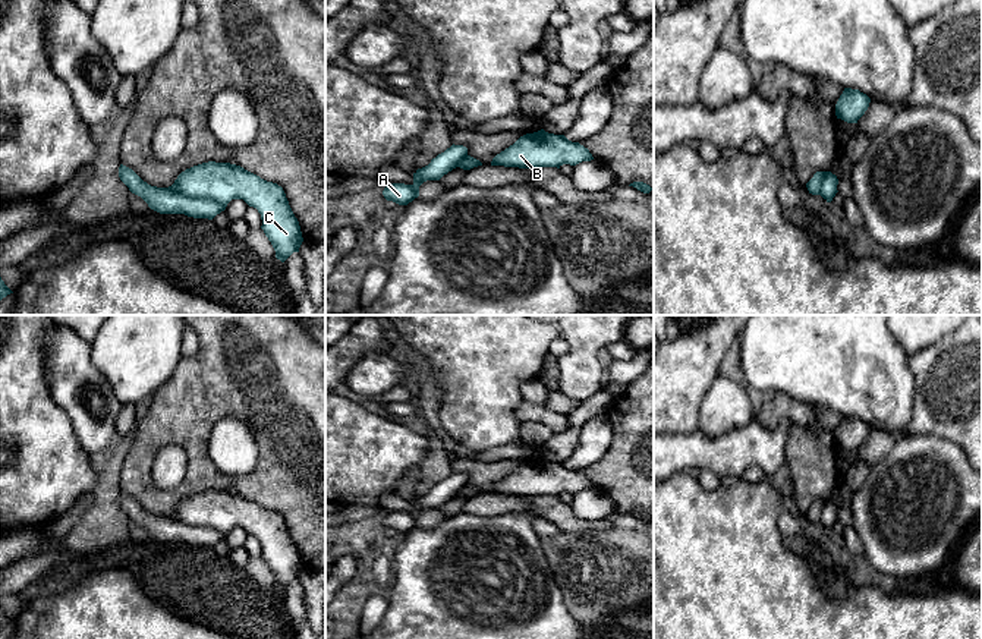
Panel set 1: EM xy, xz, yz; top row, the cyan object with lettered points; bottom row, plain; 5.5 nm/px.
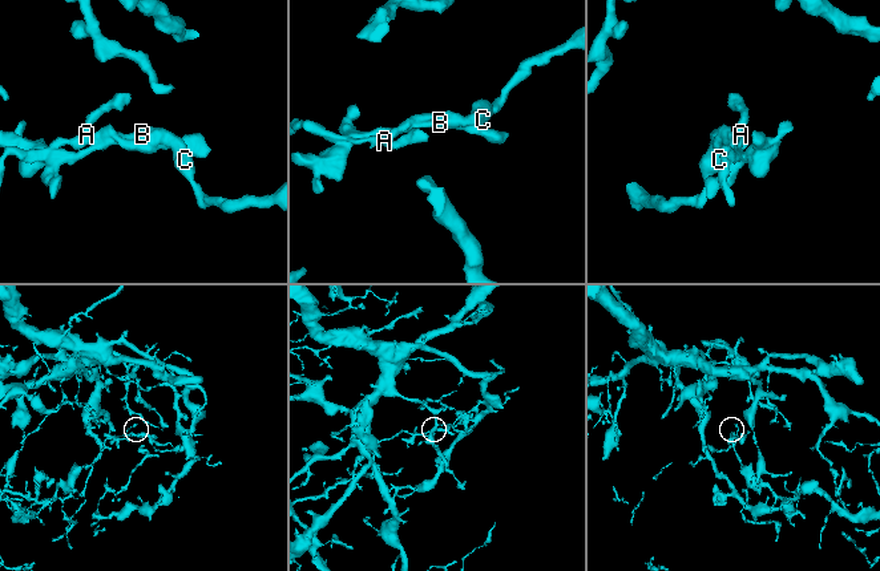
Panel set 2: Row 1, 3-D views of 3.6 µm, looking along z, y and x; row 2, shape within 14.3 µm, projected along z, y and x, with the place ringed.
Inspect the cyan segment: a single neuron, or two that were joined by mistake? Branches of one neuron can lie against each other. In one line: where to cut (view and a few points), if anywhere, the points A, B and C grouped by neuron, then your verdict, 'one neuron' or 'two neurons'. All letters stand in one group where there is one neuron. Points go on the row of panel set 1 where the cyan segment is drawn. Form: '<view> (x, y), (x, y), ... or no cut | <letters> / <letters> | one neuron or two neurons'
xz (466, 154), (455, 166) | A / B C | two neurons

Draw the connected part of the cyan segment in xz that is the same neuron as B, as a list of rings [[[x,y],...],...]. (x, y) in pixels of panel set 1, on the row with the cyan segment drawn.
[[[541,129],[520,136],[513,145],[497,154],[491,166],[560,169],[563,164],[576,166],[591,160],[594,160],[592,154],[579,142]]]

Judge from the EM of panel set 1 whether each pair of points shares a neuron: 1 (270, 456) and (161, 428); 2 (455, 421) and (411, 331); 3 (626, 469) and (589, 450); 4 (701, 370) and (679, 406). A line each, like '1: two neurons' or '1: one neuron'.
1: one neuron
2: one neuron
3: two neurons
4: one neuron

